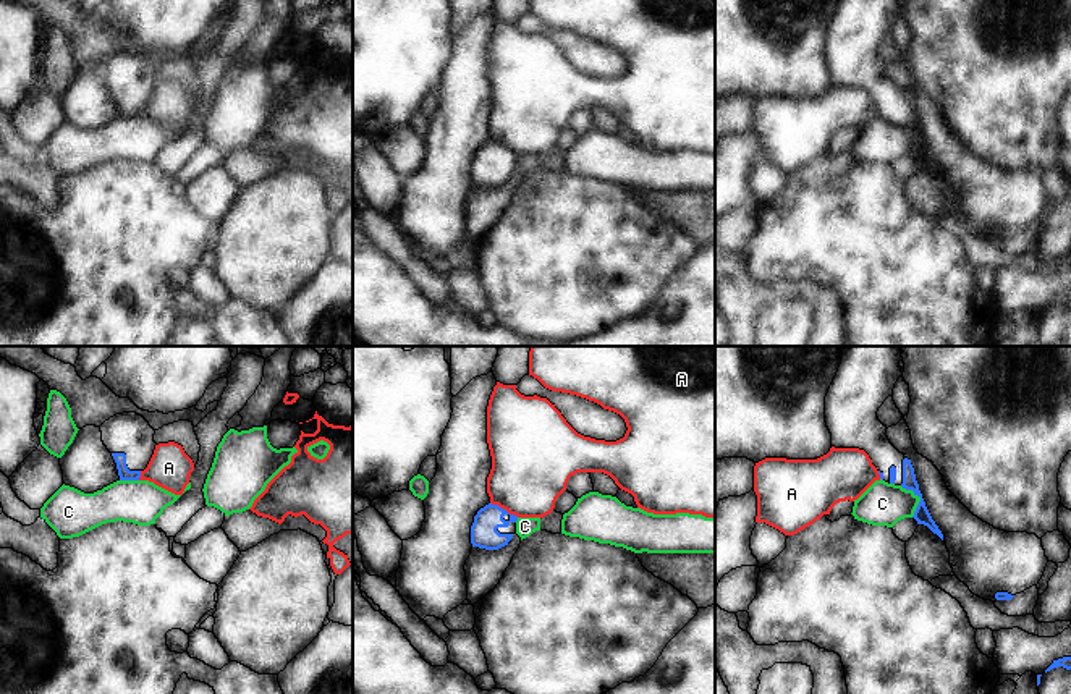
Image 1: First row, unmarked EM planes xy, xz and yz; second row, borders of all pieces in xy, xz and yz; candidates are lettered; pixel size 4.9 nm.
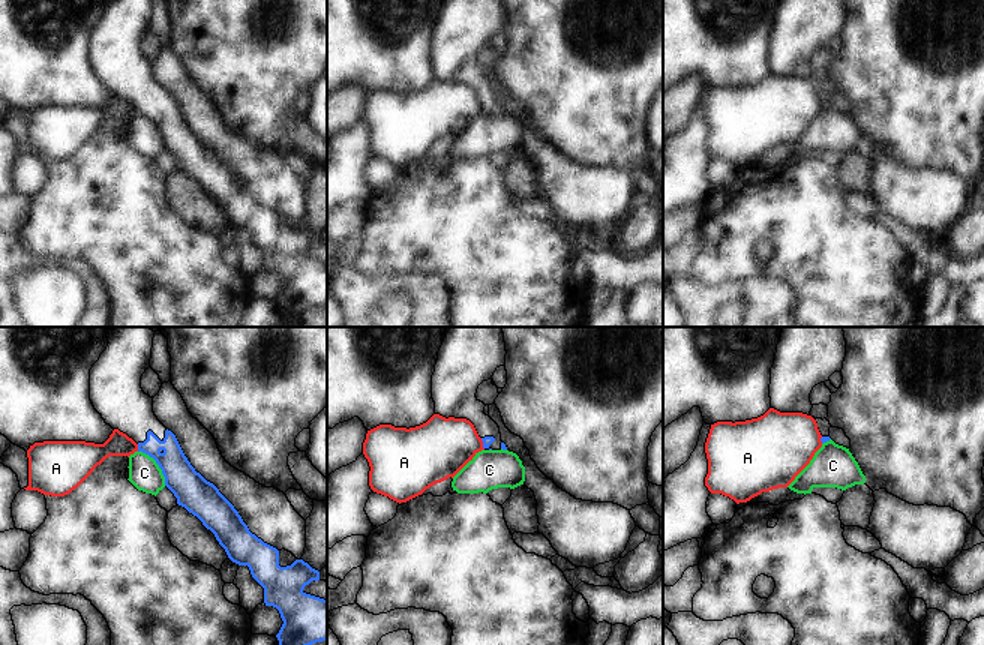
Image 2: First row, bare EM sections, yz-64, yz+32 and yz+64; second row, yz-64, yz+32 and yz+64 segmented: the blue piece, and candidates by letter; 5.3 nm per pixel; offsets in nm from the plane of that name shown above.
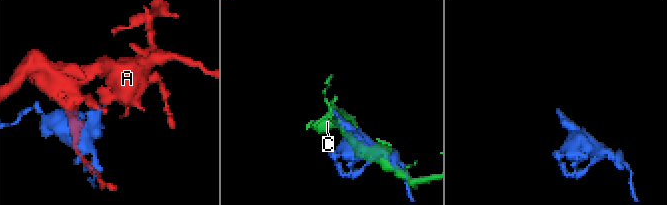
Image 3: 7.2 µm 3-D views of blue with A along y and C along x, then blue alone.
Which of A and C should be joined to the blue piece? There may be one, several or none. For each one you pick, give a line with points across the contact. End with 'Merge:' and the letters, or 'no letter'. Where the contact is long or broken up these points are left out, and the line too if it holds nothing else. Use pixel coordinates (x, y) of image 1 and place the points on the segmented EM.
Merge: no letter

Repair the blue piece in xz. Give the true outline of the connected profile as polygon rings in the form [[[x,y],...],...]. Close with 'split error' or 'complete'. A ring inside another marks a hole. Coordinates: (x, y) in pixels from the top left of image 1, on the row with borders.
[[[485,505],[477,511],[471,526],[472,547],[498,550],[508,545],[516,534],[516,521],[518,516],[510,514],[498,505]]]; split error

